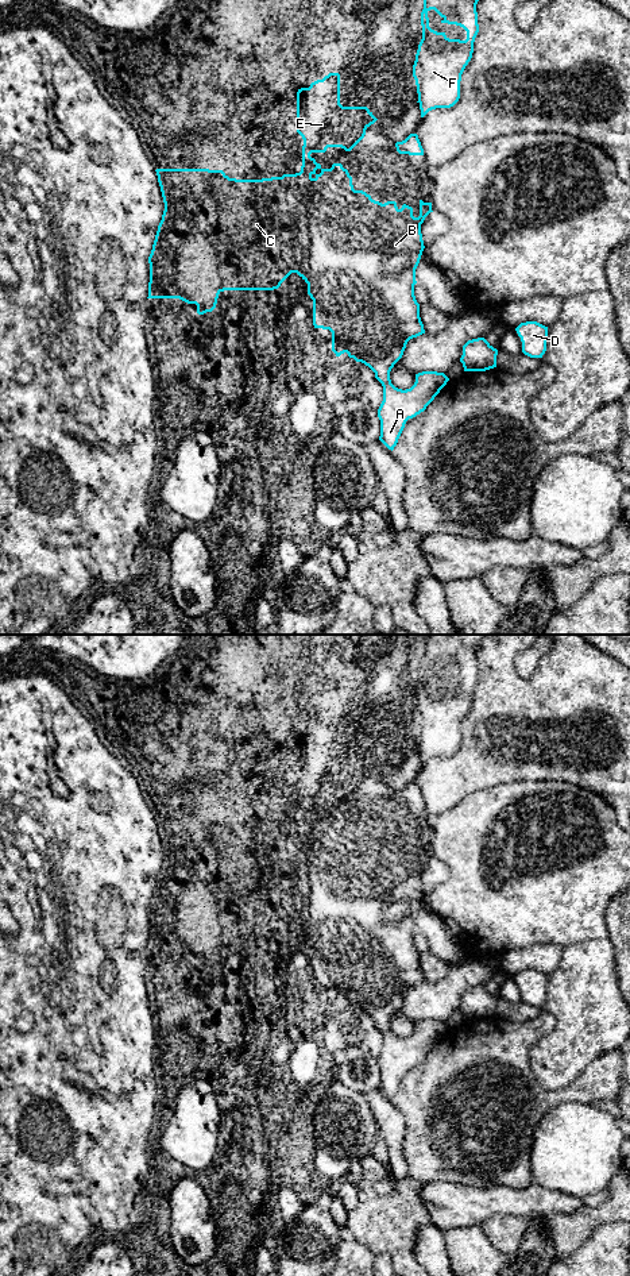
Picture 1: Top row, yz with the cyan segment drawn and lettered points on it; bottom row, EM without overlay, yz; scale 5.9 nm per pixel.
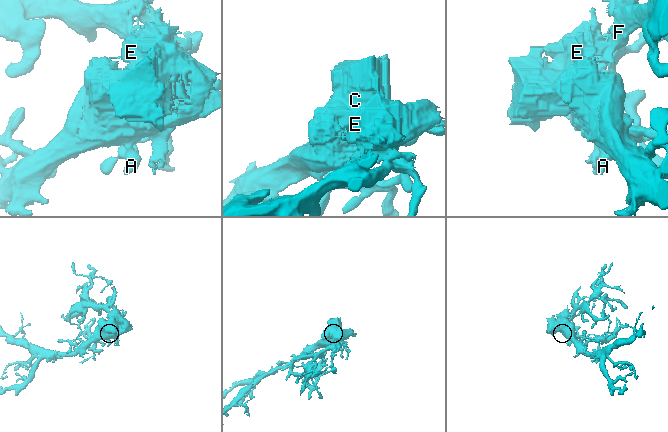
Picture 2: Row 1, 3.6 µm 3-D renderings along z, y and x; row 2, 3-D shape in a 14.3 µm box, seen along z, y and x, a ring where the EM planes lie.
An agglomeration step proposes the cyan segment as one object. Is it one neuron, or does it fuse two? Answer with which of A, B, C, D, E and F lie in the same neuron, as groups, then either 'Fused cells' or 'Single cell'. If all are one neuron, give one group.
Groups: A B C D E F. Single cell

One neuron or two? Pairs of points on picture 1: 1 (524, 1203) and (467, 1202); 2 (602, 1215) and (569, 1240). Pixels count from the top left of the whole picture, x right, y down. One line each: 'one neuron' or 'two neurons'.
1: one neuron
2: one neuron

